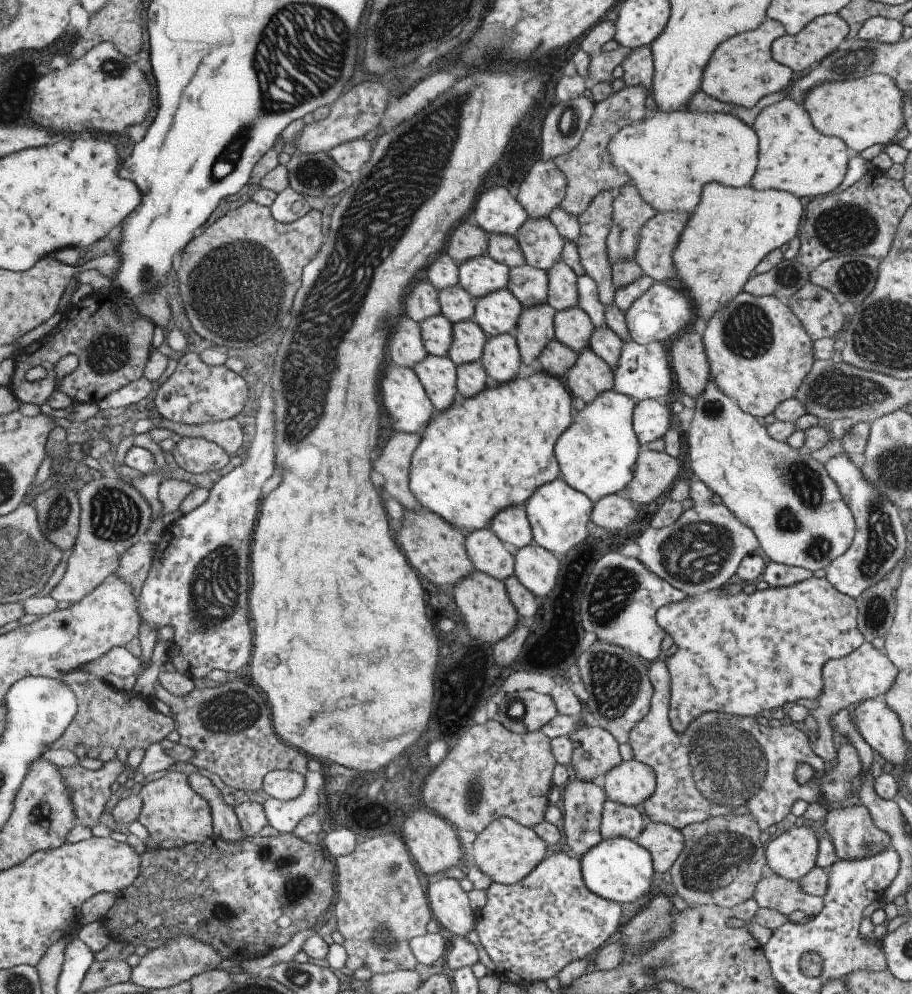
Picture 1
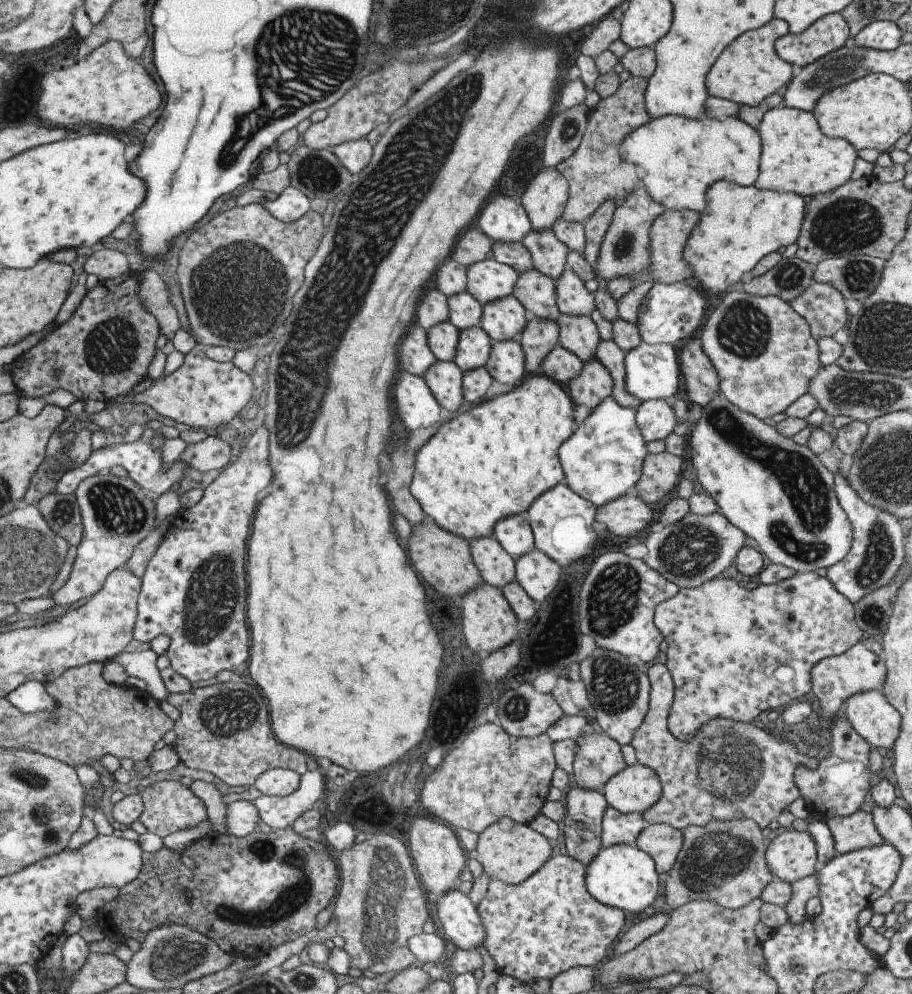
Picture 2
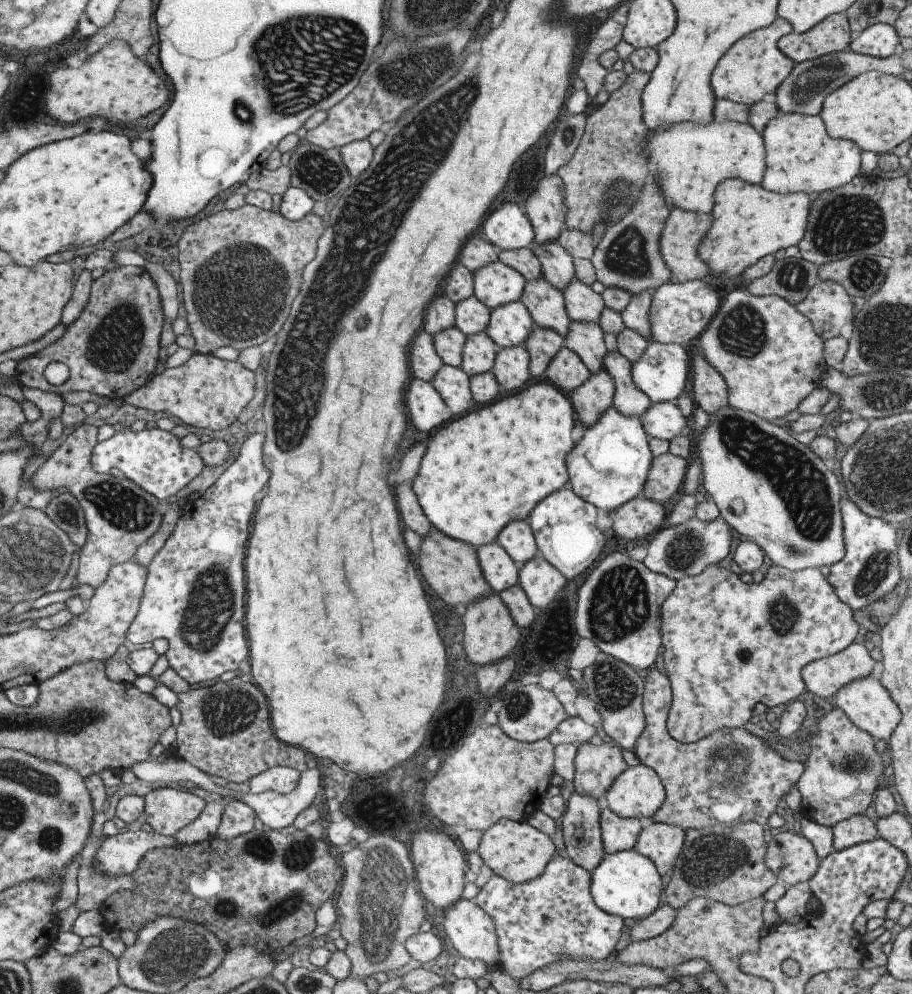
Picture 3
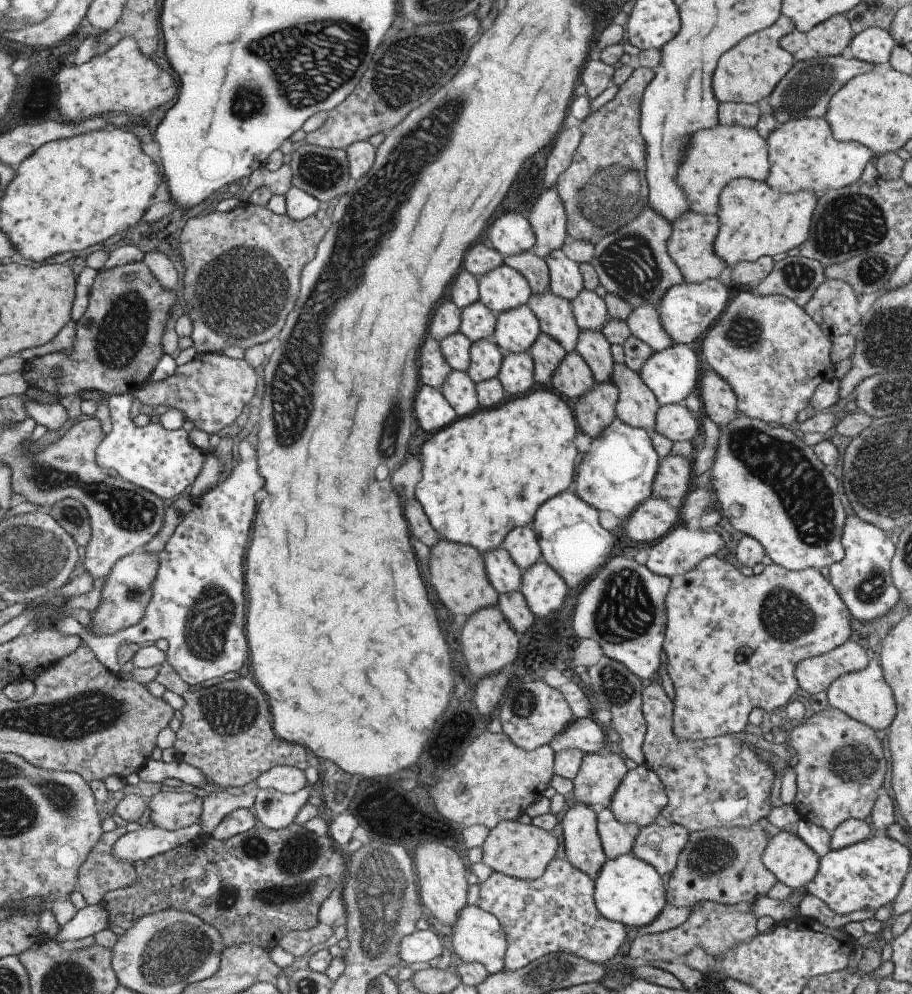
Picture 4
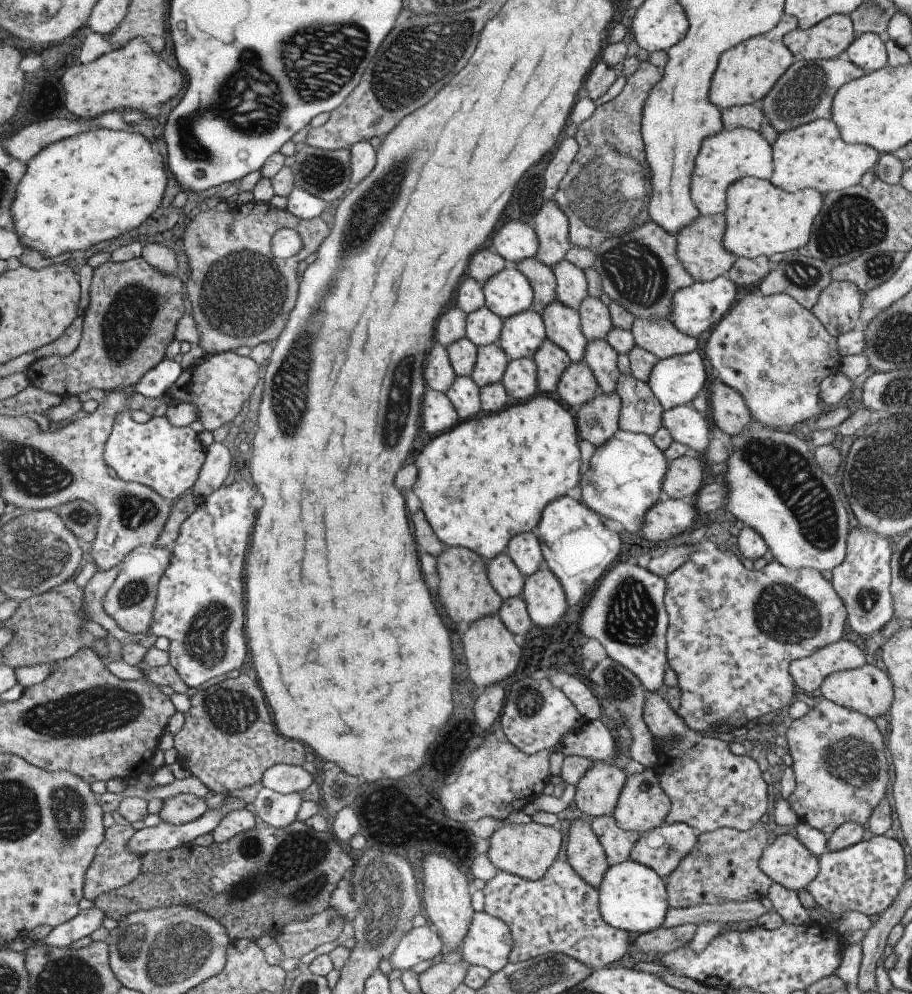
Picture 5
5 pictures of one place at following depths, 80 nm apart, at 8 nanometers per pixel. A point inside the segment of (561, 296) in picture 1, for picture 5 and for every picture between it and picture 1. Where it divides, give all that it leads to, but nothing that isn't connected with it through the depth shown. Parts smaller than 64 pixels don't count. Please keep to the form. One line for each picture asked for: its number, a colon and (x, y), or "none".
2: (572, 299)
3: (582, 304)
4: (589, 311)
5: (595, 322)

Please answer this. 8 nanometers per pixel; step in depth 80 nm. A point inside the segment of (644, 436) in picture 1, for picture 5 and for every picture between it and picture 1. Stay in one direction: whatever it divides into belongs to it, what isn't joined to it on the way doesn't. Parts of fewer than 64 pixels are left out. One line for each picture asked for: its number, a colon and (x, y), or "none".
2: (655, 419)
3: (663, 420)
4: (673, 421)
5: (684, 424)

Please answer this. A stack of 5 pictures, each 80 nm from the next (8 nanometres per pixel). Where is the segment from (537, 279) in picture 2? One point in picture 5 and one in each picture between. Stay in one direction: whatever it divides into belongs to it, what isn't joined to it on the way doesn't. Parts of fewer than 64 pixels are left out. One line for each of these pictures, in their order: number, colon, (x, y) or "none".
3: (545, 304)
4: (554, 314)
5: (561, 324)

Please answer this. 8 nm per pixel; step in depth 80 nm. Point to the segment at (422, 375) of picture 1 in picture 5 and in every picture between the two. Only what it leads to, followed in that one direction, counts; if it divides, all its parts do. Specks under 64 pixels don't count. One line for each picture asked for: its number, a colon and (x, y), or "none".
2: (443, 378)
3: (452, 384)
4: (458, 389)
5: (463, 394)

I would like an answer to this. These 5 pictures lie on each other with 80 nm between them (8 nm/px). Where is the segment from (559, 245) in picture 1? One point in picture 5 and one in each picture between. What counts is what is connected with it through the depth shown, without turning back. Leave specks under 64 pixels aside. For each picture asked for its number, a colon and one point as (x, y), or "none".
2: (548, 255)
3: (557, 268)
4: (564, 279)
5: (570, 284)

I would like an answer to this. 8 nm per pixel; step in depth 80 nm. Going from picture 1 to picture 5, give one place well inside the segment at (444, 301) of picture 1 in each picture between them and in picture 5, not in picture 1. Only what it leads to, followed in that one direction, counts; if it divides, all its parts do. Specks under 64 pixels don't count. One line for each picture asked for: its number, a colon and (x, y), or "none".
2: (464, 312)
3: (471, 316)
4: (476, 322)
5: (482, 327)

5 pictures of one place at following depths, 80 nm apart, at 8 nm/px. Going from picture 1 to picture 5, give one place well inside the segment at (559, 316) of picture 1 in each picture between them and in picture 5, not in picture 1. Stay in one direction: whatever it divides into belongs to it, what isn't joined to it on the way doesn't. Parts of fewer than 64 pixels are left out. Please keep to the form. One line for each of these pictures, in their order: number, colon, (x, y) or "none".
2: (577, 334)
3: (585, 339)
4: (593, 348)
5: (600, 358)

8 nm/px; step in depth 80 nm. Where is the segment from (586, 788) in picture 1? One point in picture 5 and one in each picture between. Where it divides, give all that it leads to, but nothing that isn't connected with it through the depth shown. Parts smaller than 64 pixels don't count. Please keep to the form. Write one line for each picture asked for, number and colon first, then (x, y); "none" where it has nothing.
2: (584, 809)
3: (580, 829)
4: (582, 846)
5: (585, 855)

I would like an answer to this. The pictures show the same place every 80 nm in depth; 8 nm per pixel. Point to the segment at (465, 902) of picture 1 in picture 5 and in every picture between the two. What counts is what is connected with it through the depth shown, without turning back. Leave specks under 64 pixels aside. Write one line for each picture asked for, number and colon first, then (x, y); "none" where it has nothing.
2: (460, 923)
3: (471, 933)
4: (476, 937)
5: (487, 942)

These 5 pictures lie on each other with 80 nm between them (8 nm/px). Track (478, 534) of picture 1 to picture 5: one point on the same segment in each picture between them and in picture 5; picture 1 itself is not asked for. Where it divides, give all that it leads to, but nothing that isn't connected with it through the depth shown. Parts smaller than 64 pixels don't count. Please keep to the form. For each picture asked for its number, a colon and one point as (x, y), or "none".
2: (496, 568)
3: (499, 571)
4: (503, 574)
5: (505, 578)

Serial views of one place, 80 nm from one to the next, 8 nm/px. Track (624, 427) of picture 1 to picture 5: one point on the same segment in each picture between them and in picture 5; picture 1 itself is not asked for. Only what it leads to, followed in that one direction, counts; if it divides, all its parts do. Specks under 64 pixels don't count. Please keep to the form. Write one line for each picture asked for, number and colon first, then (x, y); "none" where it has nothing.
2: (602, 460)
3: (607, 468)
4: (615, 474)
5: (623, 478)

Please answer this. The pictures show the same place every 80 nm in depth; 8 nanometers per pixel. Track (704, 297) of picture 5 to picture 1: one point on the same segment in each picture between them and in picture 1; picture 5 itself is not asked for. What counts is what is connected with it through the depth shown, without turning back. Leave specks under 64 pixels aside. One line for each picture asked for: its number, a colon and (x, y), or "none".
1: (660, 313)
2: (670, 312)
3: (679, 311)
4: (685, 310)

